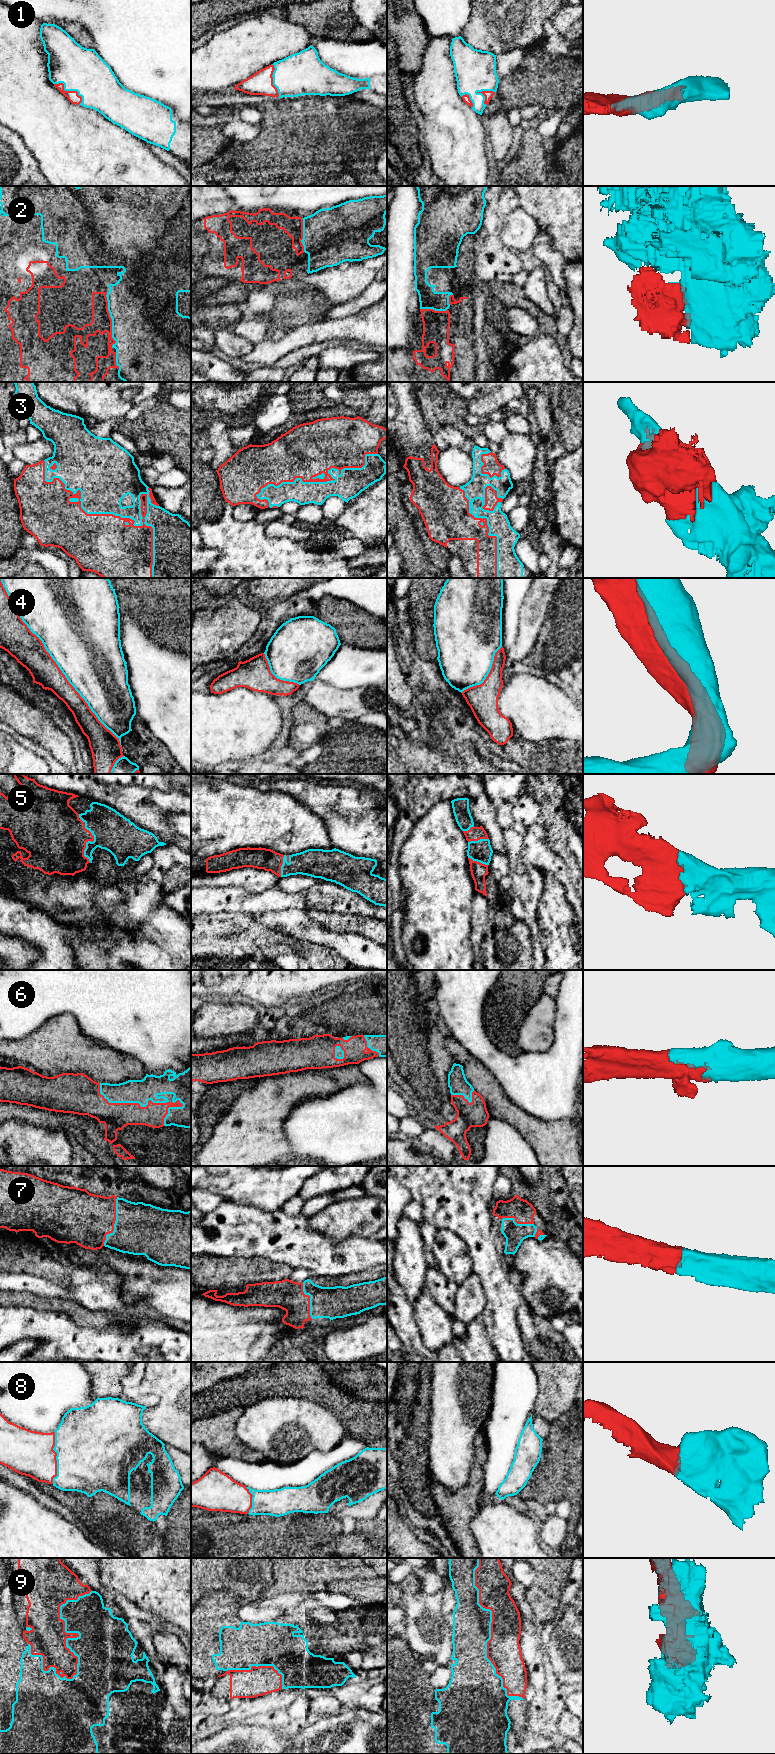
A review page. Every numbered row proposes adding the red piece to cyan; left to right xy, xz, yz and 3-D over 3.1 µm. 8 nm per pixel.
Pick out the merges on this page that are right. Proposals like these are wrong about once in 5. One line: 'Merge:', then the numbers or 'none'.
Merge: 1, 3, 5, 6, 7, 8

